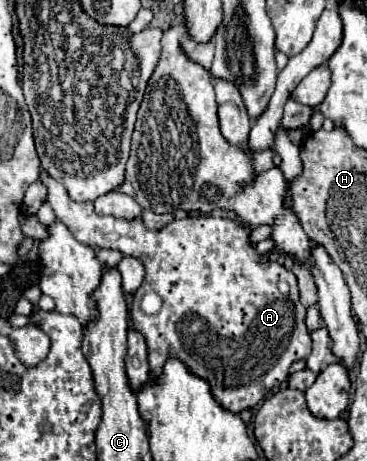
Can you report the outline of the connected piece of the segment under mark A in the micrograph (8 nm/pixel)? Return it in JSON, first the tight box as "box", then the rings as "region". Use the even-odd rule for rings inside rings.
{"box":[41,170,311,414],"region":[[[41,170],[41,182],[47,188],[47,202],[51,204],[55,216],[69,226],[77,240],[89,244],[91,248],[119,250],[125,256],[135,256],[145,264],[147,274],[141,288],[135,292],[131,318],[133,328],[139,330],[147,340],[151,378],[161,374],[167,358],[177,356],[193,374],[209,380],[213,396],[223,408],[239,414],[241,410],[253,408],[265,400],[275,386],[281,386],[287,380],[289,366],[299,358],[307,358],[311,352],[311,334],[305,326],[307,310],[299,302],[295,274],[279,262],[263,260],[263,256],[251,246],[249,232],[241,228],[237,220],[191,214],[183,220],[173,220],[161,230],[149,230],[141,218],[125,220],[95,214],[91,202],[71,200],[65,186],[51,178],[45,170]],[[147,292],[155,292],[163,300],[161,310],[153,316],[147,316],[139,306]]]}

